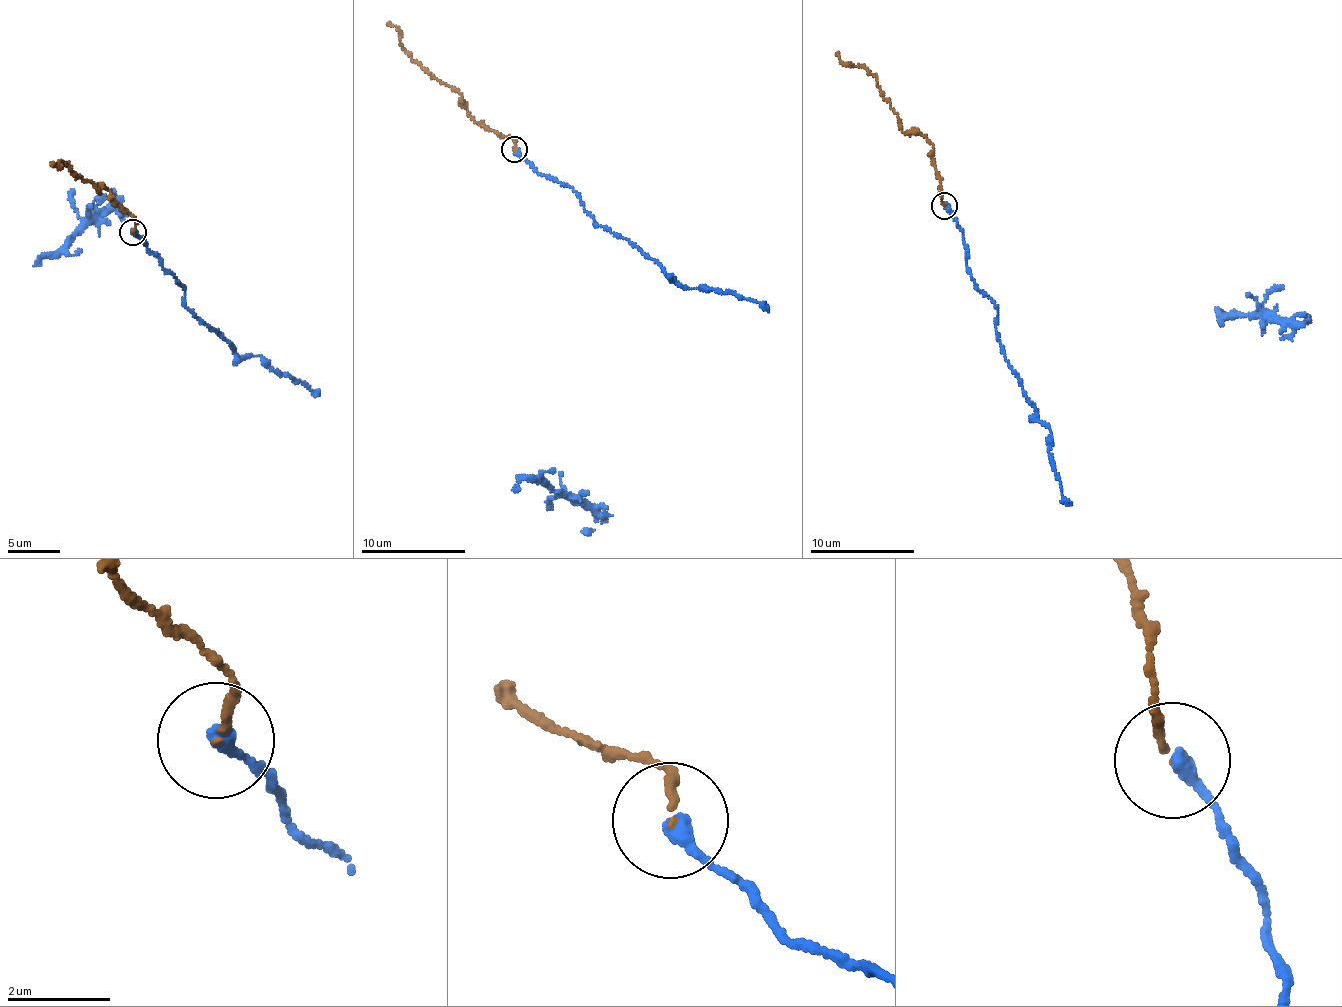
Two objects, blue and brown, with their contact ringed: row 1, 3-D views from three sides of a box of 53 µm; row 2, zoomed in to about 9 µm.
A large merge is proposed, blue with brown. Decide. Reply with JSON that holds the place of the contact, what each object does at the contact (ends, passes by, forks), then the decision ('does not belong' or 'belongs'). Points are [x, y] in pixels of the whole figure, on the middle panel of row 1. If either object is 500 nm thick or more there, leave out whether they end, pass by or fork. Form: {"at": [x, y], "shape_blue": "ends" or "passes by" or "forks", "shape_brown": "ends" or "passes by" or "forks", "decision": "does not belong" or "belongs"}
{"at": [514, 149], "shape_blue": "ends", "shape_brown": "ends", "decision": "belongs"}

